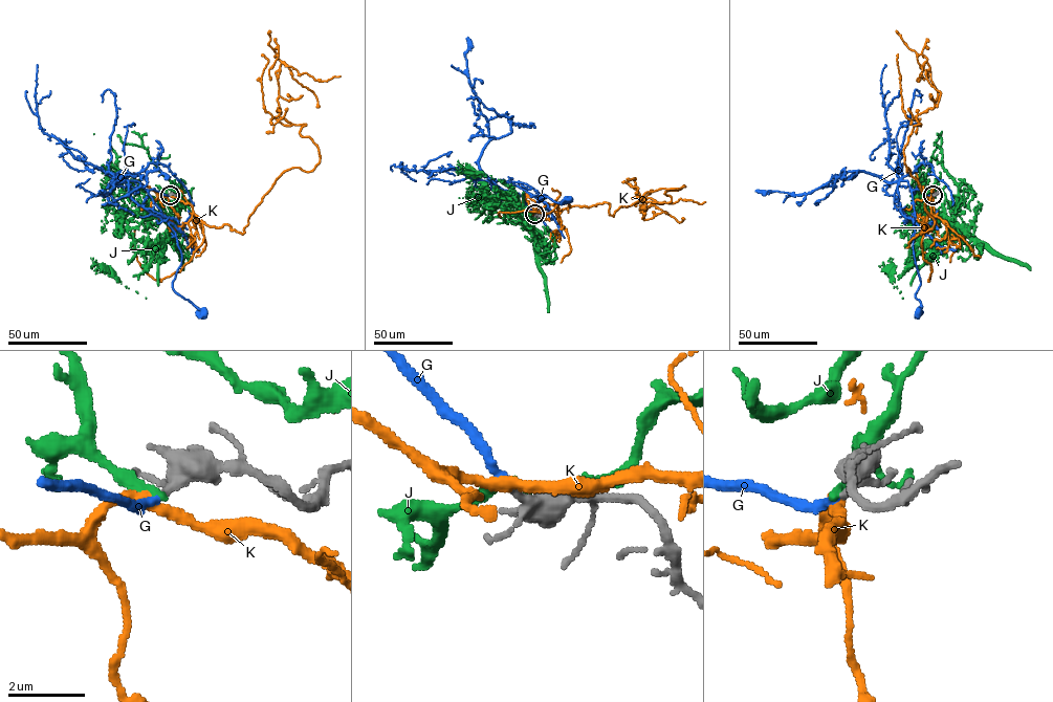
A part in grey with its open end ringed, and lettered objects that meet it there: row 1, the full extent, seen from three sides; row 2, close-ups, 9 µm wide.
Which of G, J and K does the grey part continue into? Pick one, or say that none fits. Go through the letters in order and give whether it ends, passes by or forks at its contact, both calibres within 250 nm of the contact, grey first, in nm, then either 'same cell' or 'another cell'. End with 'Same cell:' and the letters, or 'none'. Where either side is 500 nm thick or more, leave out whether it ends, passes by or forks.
G: it ends there; 240 nm thick on the grey side, 240 nm on the other; same cell
J: it ends there; 280 nm thick on the grey side, 220 nm on the other; another cell
K: it passes by; 240 nm thick on the grey side, 280 nm on the other; another cell
Same cell: G

